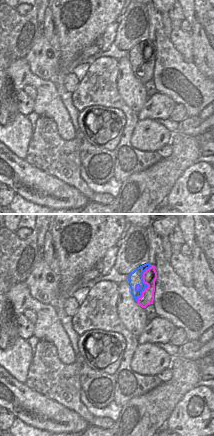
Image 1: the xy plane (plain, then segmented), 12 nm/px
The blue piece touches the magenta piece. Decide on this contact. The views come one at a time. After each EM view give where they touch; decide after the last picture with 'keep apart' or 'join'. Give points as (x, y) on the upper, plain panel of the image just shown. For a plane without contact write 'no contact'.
contact (144, 59)

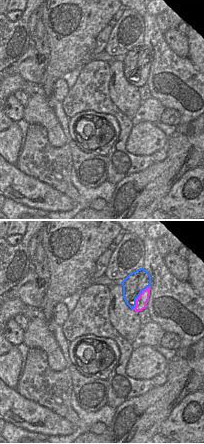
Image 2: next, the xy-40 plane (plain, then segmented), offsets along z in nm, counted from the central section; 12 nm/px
contact (139, 71)

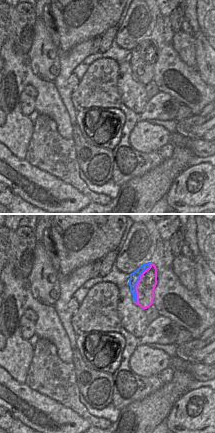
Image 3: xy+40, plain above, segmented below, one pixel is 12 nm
contact (137, 57)

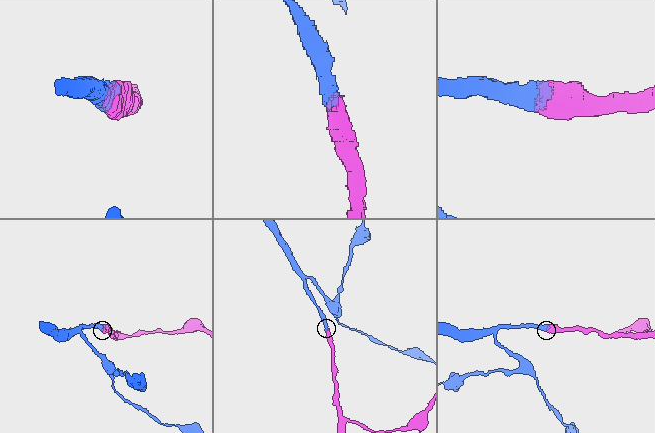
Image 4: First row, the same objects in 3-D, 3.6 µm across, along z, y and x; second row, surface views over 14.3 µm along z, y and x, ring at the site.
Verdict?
join

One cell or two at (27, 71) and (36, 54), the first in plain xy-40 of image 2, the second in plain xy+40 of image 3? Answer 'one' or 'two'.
one

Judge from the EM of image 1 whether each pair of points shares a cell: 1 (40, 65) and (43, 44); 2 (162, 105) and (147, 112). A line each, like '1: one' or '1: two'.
1: one
2: one

